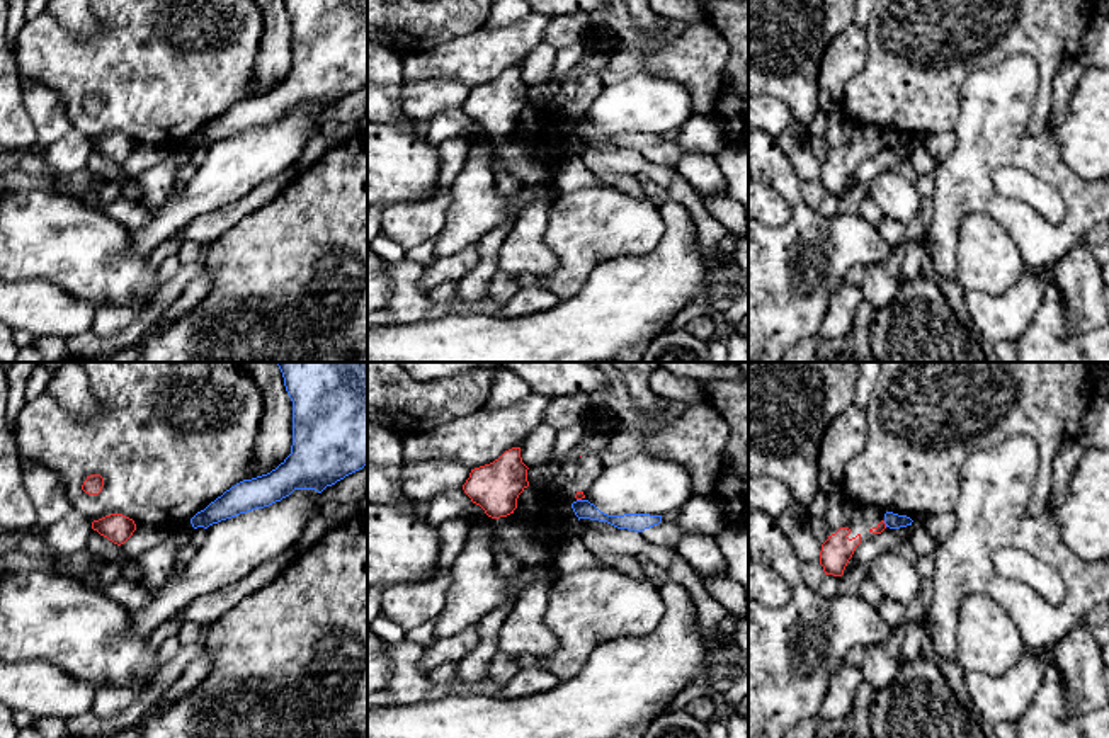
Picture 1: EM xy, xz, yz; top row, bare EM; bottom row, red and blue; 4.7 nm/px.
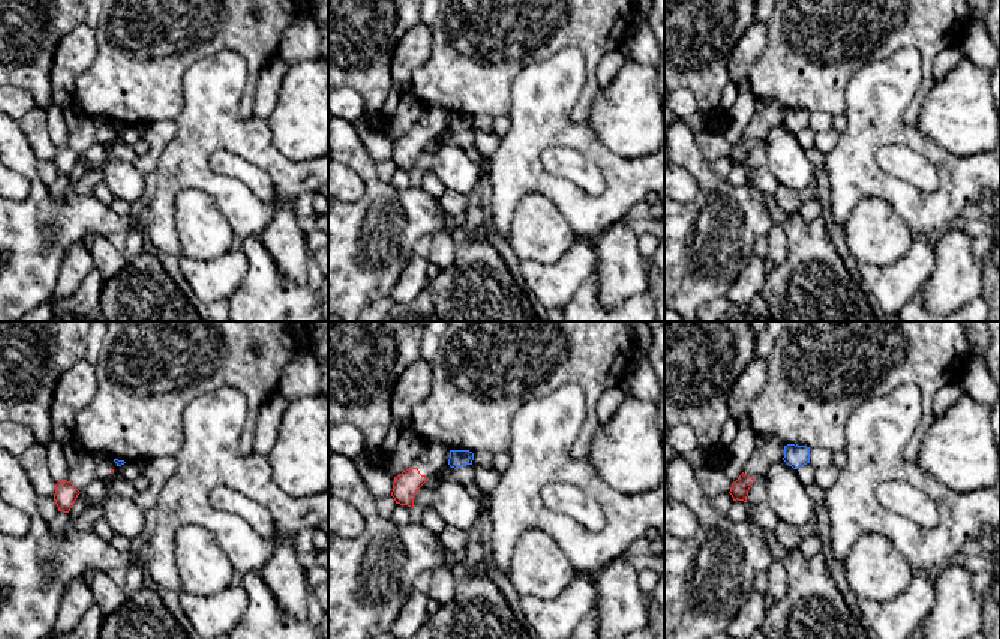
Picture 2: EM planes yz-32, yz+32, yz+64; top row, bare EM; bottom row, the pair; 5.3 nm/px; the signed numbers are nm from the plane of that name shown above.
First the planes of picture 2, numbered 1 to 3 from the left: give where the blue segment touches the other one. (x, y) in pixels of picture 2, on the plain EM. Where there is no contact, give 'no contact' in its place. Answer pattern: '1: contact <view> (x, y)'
1: no contact
2: no contact
3: no contact

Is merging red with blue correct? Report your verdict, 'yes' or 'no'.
no

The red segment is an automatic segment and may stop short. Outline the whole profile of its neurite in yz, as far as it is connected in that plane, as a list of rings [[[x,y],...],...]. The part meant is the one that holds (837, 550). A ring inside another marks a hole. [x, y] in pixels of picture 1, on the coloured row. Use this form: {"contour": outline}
{"contour": [[[856,505],[850,519],[832,531],[822,544],[820,565],[825,575],[842,576],[856,548],[886,529],[884,512],[874,505]]]}

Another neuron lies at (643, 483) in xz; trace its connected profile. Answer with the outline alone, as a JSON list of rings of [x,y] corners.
[[[638,452],[607,466],[595,478],[585,500],[607,515],[677,514],[694,497],[691,474],[680,464]]]

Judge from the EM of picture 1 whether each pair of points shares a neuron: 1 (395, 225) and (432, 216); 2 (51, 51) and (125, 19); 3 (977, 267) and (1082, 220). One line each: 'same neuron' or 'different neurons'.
1: same neuron
2: same neuron
3: different neurons

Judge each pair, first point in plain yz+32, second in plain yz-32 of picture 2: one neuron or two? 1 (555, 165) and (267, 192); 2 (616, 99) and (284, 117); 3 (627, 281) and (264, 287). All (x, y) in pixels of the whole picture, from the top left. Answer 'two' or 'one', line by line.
1: one
2: one
3: two

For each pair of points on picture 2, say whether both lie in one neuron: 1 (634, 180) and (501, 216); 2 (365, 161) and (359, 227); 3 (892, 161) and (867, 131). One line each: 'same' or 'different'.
1: same
2: same
3: different

